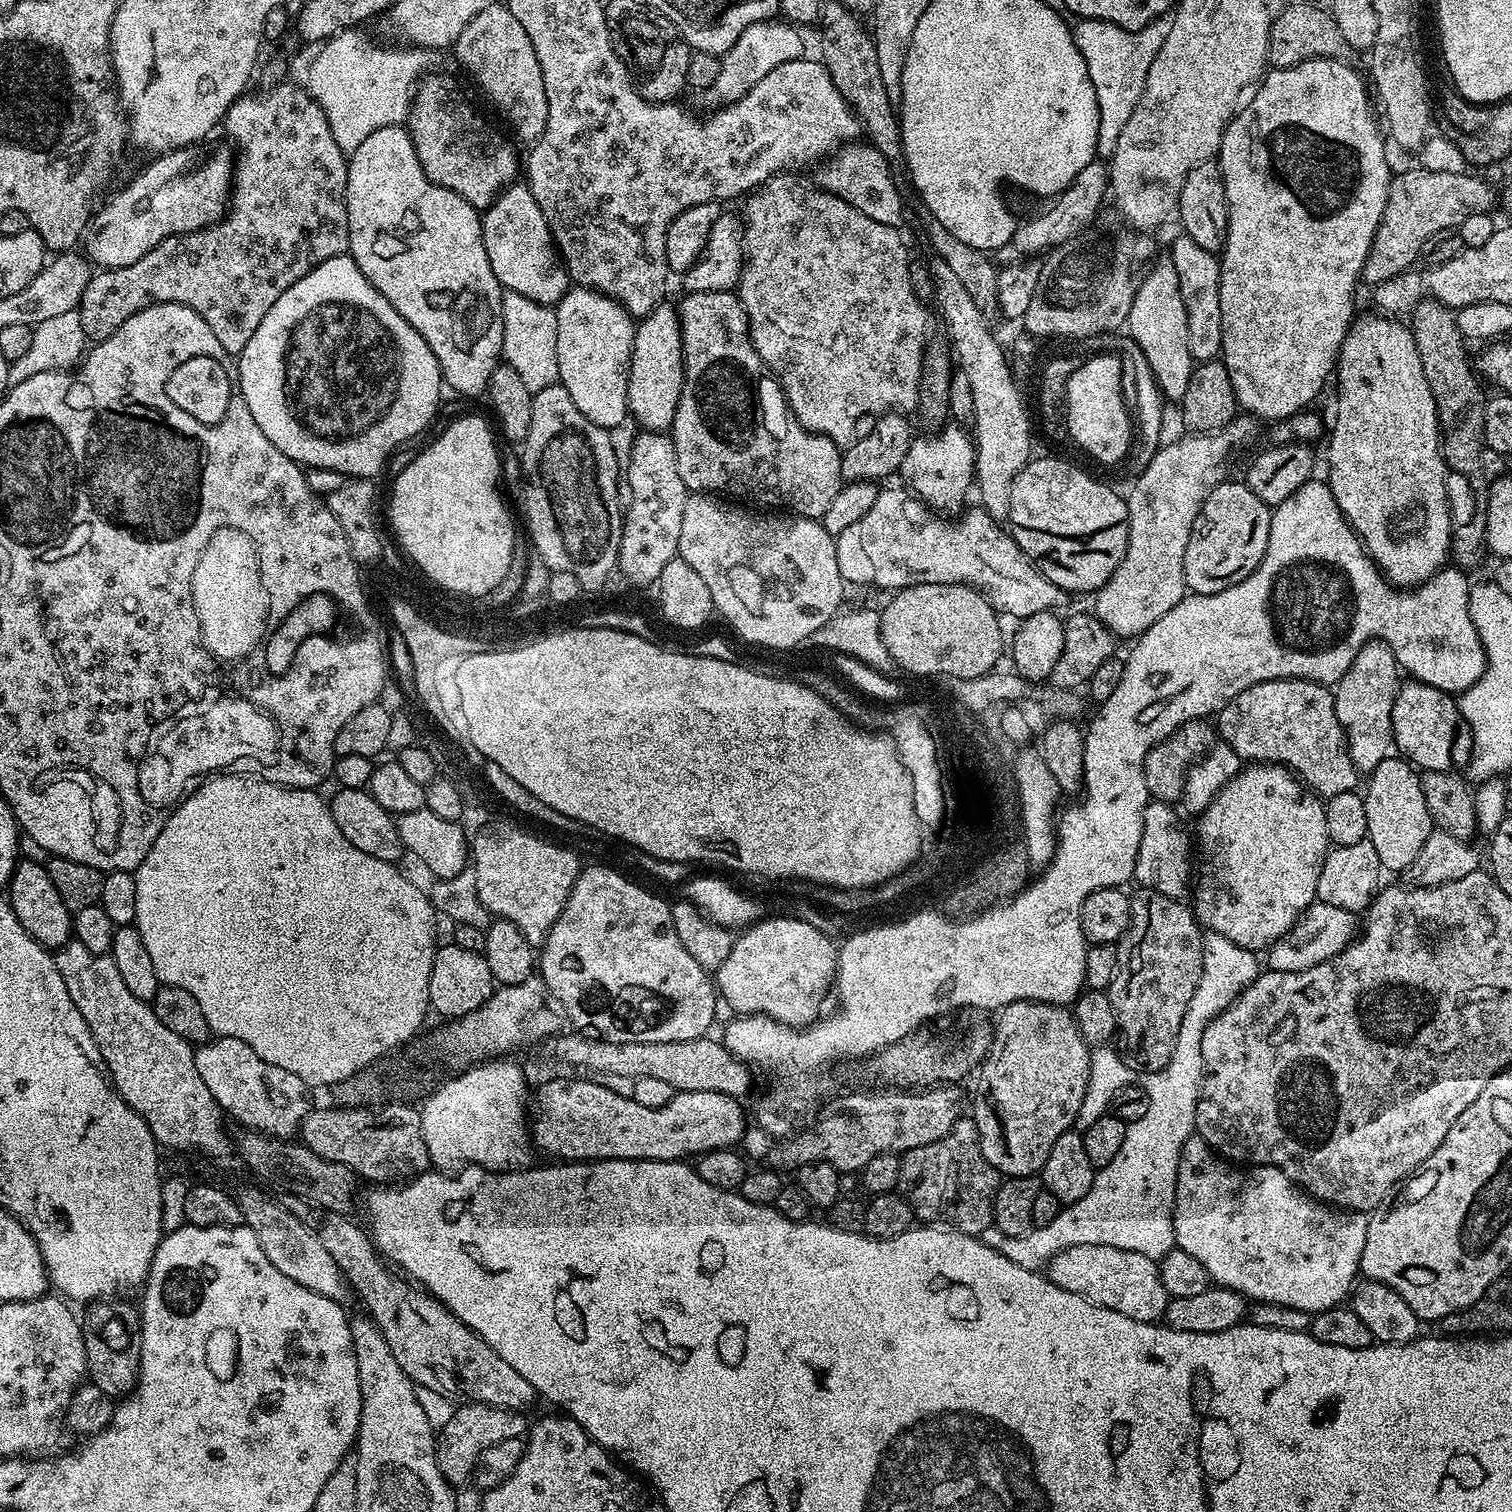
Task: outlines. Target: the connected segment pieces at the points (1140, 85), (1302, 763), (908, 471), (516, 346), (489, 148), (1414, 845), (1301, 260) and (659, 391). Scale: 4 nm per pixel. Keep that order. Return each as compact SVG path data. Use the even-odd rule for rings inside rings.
M1077 19L1072 28L1072 37L1078 46L1078 54L1086 61L1086 70L1090 74L1090 82L1094 82L1094 94L1098 98L1098 138L1096 151L1101 157L1111 157L1116 149L1118 134L1122 134L1122 126L1130 122L1130 114L1134 114L1134 106L1142 98L1142 90L1146 86L1146 74L1150 74L1150 62L1162 50L1162 42L1166 42L1166 34L1170 34L1171 19L1152 20L1142 30L1126 30L1117 24L1105 20Z
M1263 680L1246 690L1242 690L1242 694L1238 694L1233 700L1229 700L1227 706L1216 713L1214 717L1214 728L1218 733L1219 739L1223 743L1230 745L1234 750L1234 754L1240 756L1241 761L1259 762L1262 764L1282 764L1289 772L1299 777L1305 788L1315 792L1321 798L1327 798L1334 794L1346 794L1357 787L1356 779L1358 779L1358 773L1354 762L1350 758L1348 739L1338 722L1338 714L1334 710L1334 692L1329 685L1315 684L1313 680Z
M956 422L948 423L943 425L945 428L941 432L936 432L933 436L917 435L913 439L906 458L902 458L898 476L909 484L907 487L929 508L956 514L965 507L964 499L968 496L968 487L971 489L974 484L976 446L967 427Z
M506 290L503 298L503 350L505 363L514 367L532 393L559 381L557 374L558 324L555 309L534 302L516 291Z
M425 75L420 81L406 121L418 162L422 162L422 170L426 170L428 178L438 186L454 190L454 194L466 198L470 206L486 210L517 179L516 171L519 168L521 171L522 156L502 133L495 132L472 109L454 77L436 75Z
M1399 755L1387 756L1367 777L1368 789L1363 789L1362 795L1366 802L1366 826L1368 835L1366 839L1372 843L1374 850L1378 850L1381 869L1392 872L1403 873L1418 858L1422 850L1422 845L1426 843L1426 838L1434 831L1434 825L1430 818L1430 810L1426 810L1426 798L1422 794L1420 785L1420 772L1407 760Z
M1317 57L1311 60L1303 60L1300 64L1295 64L1289 68L1272 68L1259 81L1258 87L1251 93L1250 99L1241 107L1240 111L1232 117L1232 120L1226 126L1226 130L1222 134L1222 142L1220 143L1220 151L1218 153L1218 163L1220 166L1220 174L1224 178L1224 193L1228 199L1228 233L1224 239L1224 246L1219 253L1218 259L1220 261L1220 305L1222 306L1222 342L1220 343L1220 351L1226 370L1230 374L1230 382L1234 386L1234 394L1236 395L1237 405L1247 415L1253 418L1259 418L1261 421L1275 422L1277 420L1286 420L1290 416L1296 415L1297 412L1305 411L1309 407L1308 404L1320 391L1324 388L1324 383L1329 383L1330 377L1333 375L1336 366L1336 357L1340 354L1340 347L1348 333L1348 326L1354 319L1356 308L1356 280L1361 279L1364 263L1370 252L1370 246L1374 242L1374 234L1380 225L1382 214L1386 210L1386 202L1390 194L1390 182L1394 175L1394 168L1388 165L1388 152L1384 149L1384 140L1386 144L1386 136L1382 131L1381 125L1378 123L1378 116L1372 113L1372 108L1368 105L1368 96L1370 100L1370 88L1364 80L1351 68L1348 64L1343 64L1345 61L1340 58Z
M661 302L637 323L632 361L628 367L628 411L643 431L667 433L674 422L684 385L684 347L680 313Z

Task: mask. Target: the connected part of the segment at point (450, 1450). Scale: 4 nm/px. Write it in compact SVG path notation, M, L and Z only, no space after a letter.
M469 1401L459 1405L437 1439L437 1460L443 1476L454 1486L473 1477L486 1449L509 1438L523 1437L528 1428L523 1413L492 1408L486 1404Z

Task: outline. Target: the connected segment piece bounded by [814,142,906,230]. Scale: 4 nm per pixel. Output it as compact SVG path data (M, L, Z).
M868 142L860 143L845 144L839 152L827 157L825 168L814 177L815 183L824 191L850 202L854 210L862 210L866 218L874 218L874 222L882 222L882 226L903 229L906 207L894 186L891 167L878 149Z

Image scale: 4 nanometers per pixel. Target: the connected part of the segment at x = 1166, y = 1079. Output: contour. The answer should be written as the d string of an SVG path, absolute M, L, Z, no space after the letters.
M1207 931L1203 935L1202 975L1194 996L1190 1000L1186 1014L1182 1018L1182 1027L1178 1030L1176 1041L1170 1045L1172 1057L1161 1072L1152 1072L1146 1079L1150 1106L1142 1118L1128 1125L1126 1138L1122 1138L1122 1146L1118 1154L1114 1154L1111 1162L1099 1169L1094 1178L1094 1186L1090 1186L1090 1194L1086 1198L1078 1198L1078 1202L1067 1205L1066 1210L1060 1211L1054 1222L1046 1222L1046 1226L1032 1227L1024 1236L1007 1236L1002 1230L990 1227L982 1230L978 1239L990 1250L998 1250L1010 1262L1018 1262L1031 1272L1040 1272L1042 1266L1056 1257L1063 1248L1070 1246L1112 1246L1118 1250L1134 1250L1138 1254L1146 1254L1146 1258L1159 1262L1170 1249L1176 1247L1174 1234L1174 1202L1176 1201L1176 1179L1178 1178L1178 1162L1182 1146L1193 1135L1196 1126L1196 1107L1198 1092L1204 1081L1204 1063L1202 1062L1202 1034L1206 1026L1218 1013L1226 1009L1240 995L1246 985L1252 984L1260 973L1257 953L1246 950L1228 938L1223 938L1217 932Z

